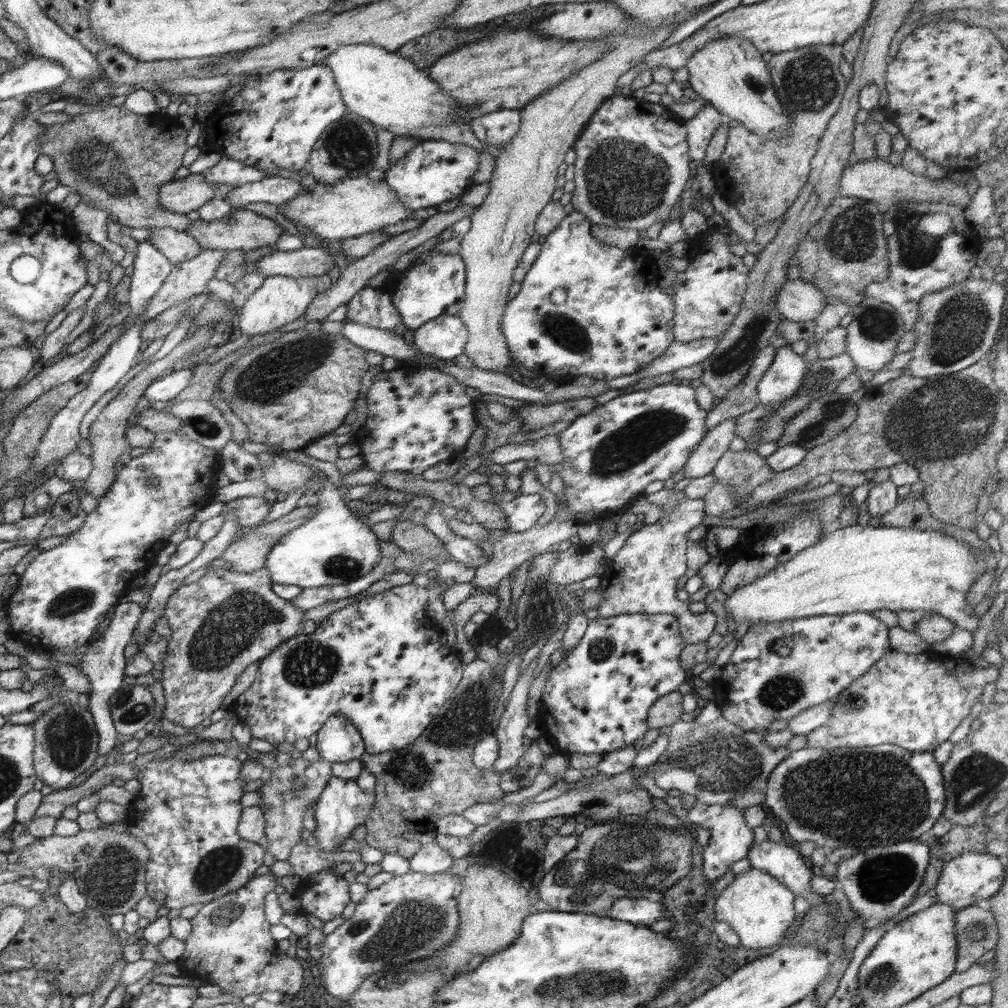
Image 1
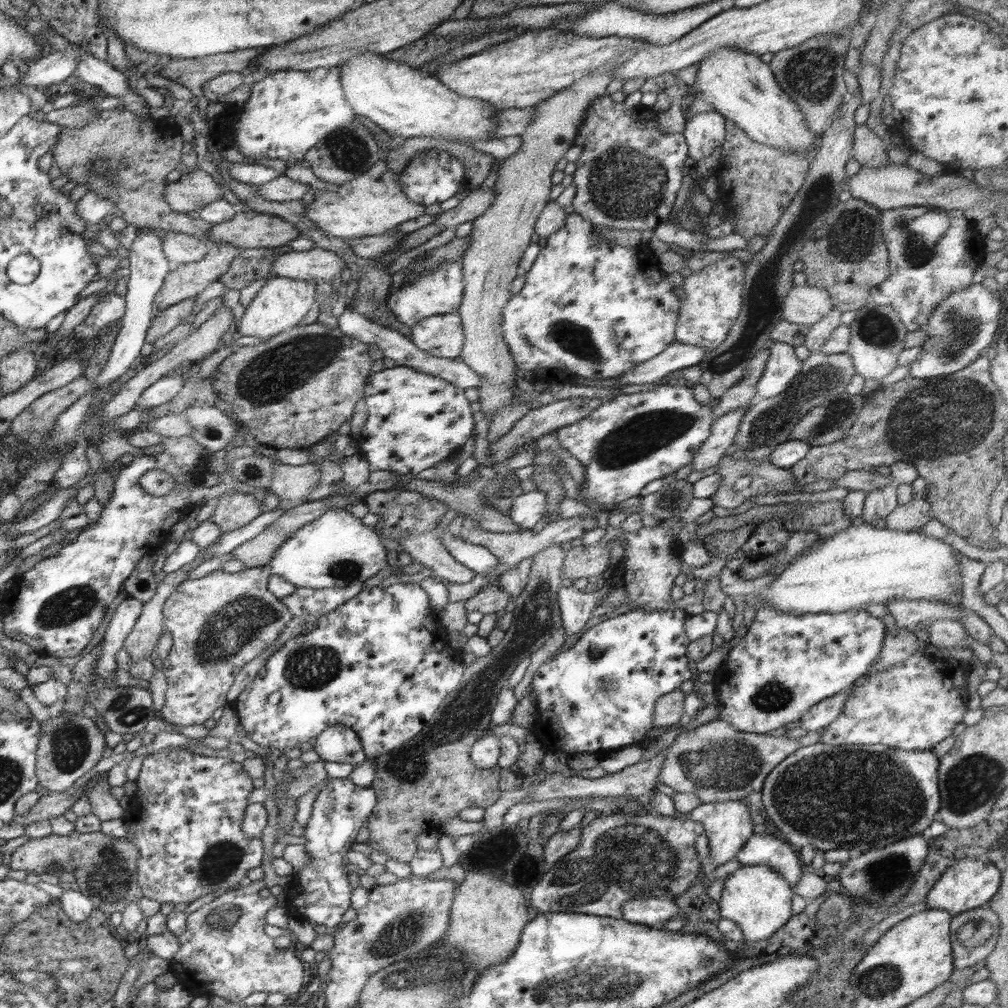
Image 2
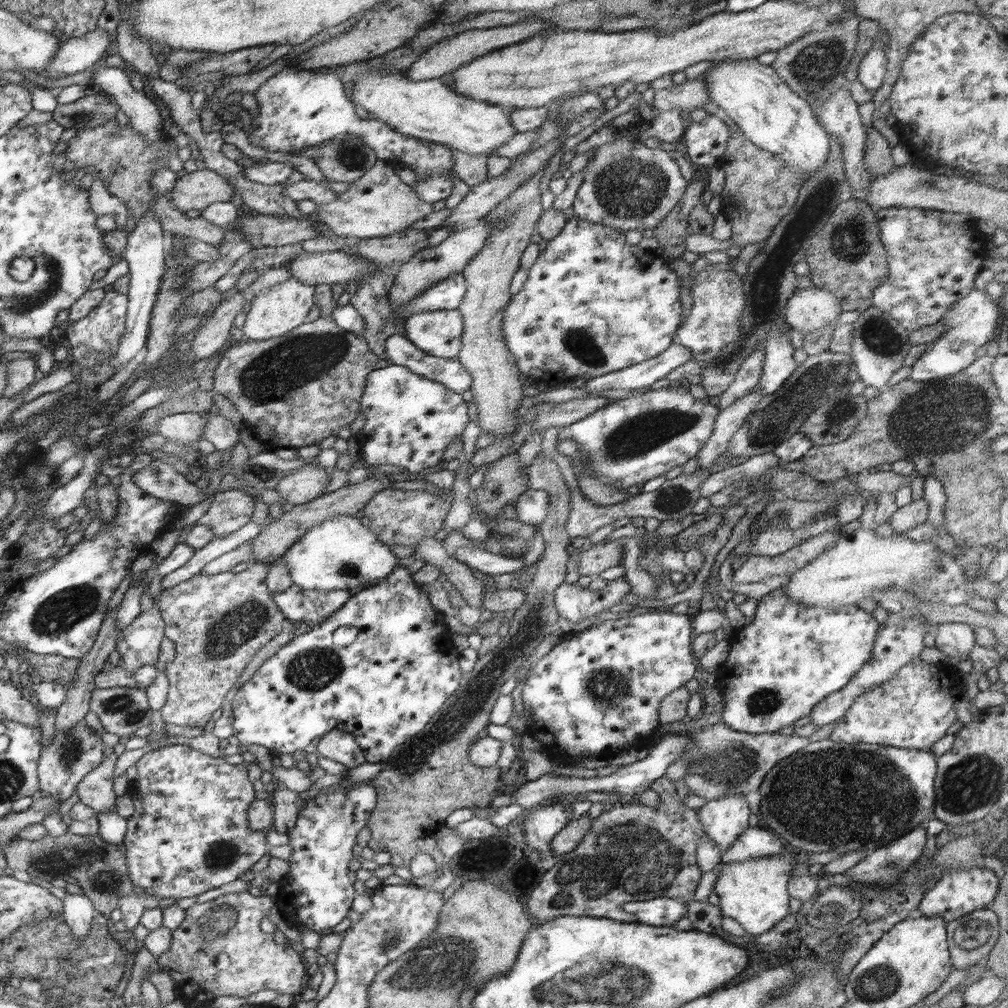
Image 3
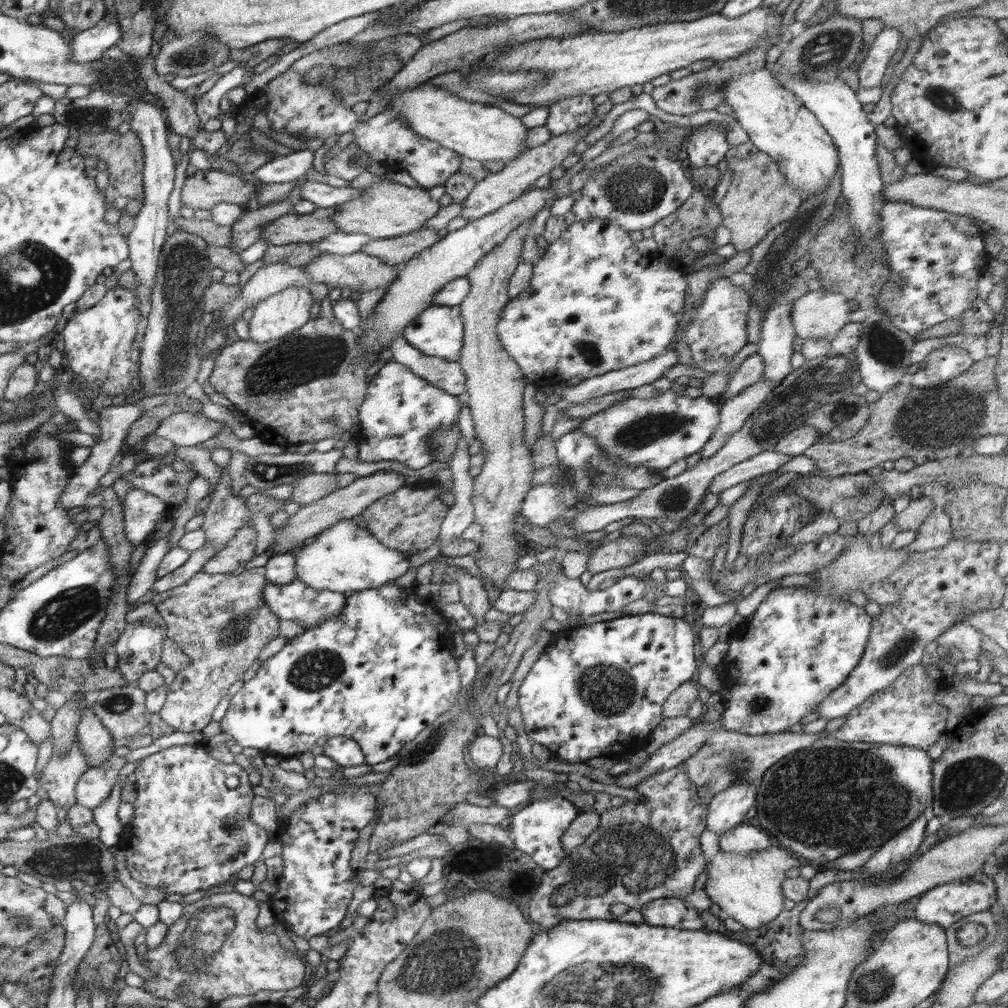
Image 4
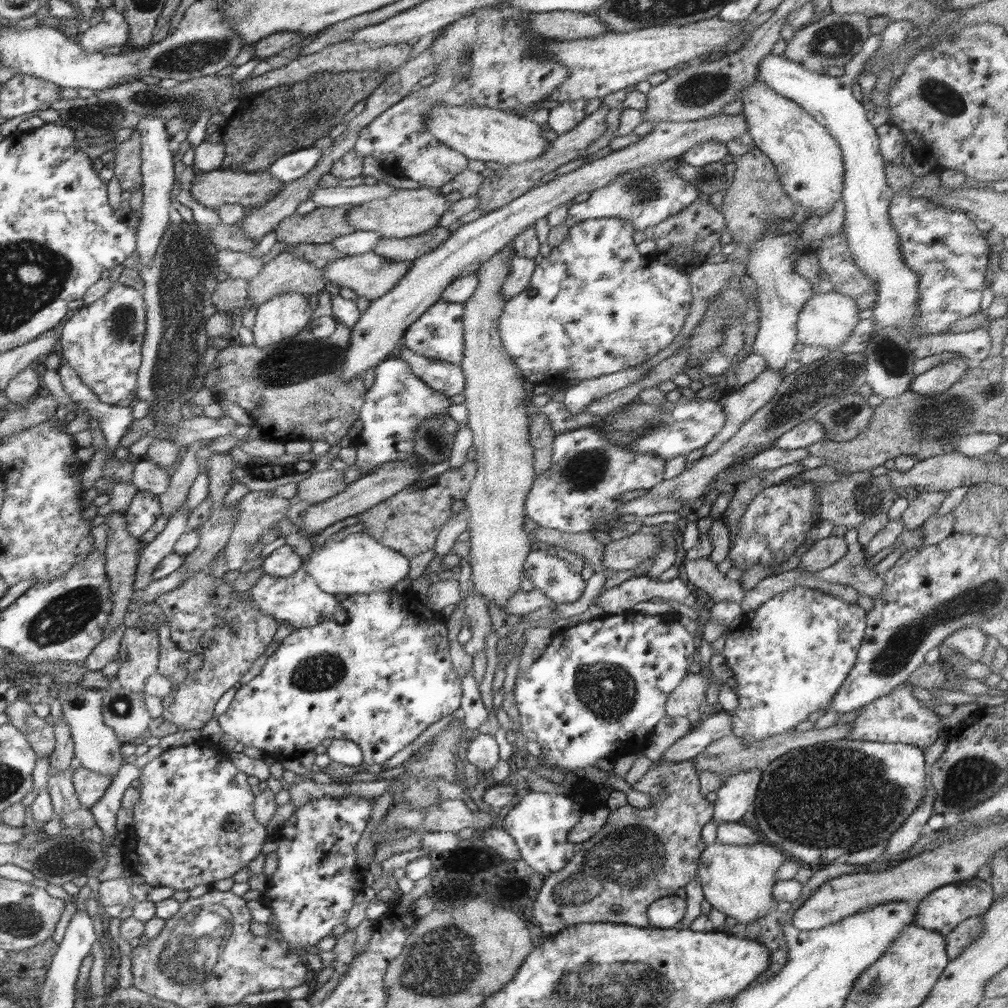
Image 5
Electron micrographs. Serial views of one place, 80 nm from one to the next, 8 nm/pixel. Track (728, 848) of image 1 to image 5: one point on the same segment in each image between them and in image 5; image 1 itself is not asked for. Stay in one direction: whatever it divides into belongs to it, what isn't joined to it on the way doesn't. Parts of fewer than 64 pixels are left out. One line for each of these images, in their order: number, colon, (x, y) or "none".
2: (728, 825)
3: (724, 820)
4: (728, 809)
5: (737, 796)

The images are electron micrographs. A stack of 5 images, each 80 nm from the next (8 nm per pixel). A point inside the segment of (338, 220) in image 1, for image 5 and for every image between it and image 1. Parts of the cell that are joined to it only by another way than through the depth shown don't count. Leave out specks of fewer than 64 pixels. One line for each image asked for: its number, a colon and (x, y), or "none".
2: (373, 203)
3: (379, 204)
4: (386, 210)
5: (406, 212)

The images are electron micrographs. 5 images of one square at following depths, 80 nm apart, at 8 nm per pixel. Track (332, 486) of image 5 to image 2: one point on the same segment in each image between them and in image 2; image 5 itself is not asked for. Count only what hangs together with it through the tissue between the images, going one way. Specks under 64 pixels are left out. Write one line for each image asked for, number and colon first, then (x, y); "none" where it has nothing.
2: (292, 484)
3: (304, 484)
4: (307, 489)

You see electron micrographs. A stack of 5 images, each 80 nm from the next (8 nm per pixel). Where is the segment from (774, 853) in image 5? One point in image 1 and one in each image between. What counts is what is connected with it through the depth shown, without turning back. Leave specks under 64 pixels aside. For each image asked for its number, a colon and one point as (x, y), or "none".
1: (758, 907)
2: (756, 898)
3: (754, 893)
4: (747, 887)

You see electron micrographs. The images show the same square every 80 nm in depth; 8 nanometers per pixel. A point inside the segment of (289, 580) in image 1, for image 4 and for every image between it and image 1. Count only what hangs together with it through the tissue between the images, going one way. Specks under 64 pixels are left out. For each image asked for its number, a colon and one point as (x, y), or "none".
2: (336, 550)
3: (340, 554)
4: (343, 558)

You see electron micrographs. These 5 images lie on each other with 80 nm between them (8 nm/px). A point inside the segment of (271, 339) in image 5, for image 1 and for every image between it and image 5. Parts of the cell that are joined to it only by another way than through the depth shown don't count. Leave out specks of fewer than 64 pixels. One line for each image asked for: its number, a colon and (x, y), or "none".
1: (280, 300)
2: (280, 304)
3: (282, 308)
4: (279, 315)

